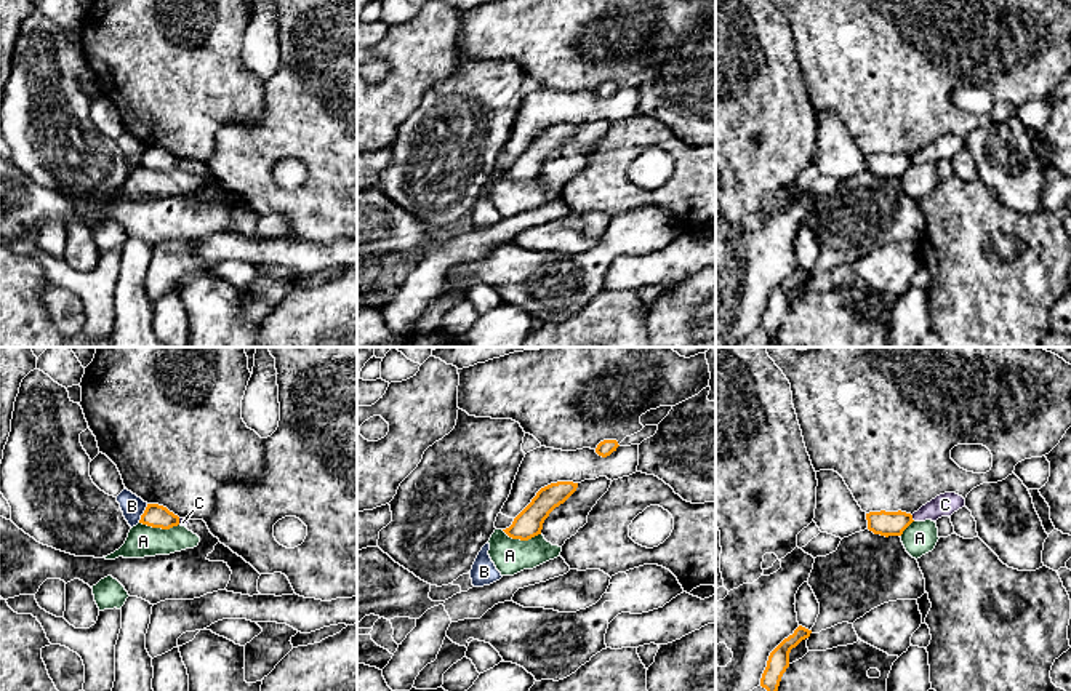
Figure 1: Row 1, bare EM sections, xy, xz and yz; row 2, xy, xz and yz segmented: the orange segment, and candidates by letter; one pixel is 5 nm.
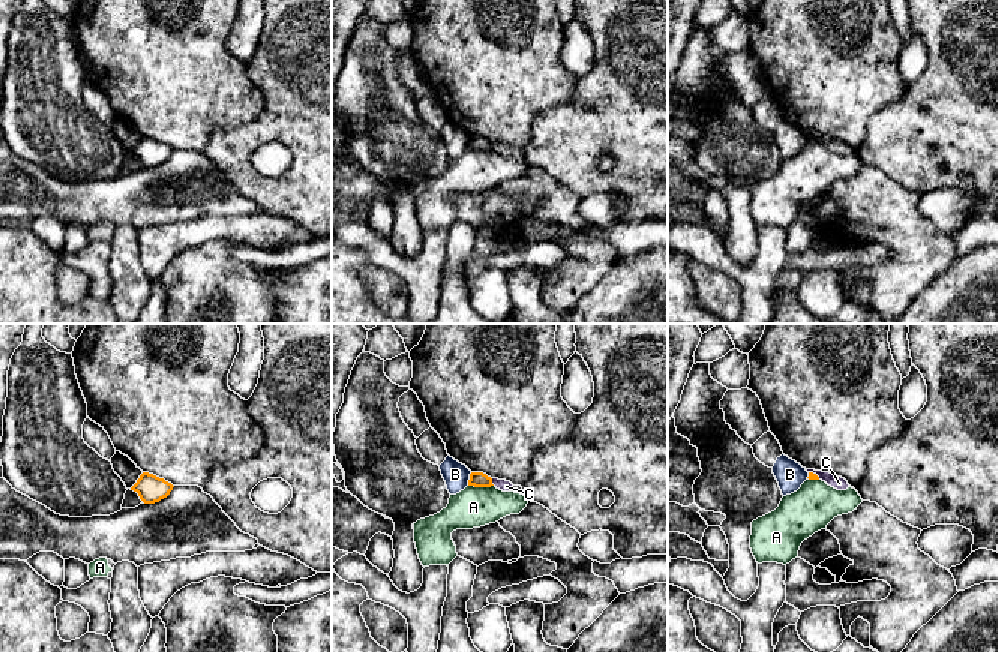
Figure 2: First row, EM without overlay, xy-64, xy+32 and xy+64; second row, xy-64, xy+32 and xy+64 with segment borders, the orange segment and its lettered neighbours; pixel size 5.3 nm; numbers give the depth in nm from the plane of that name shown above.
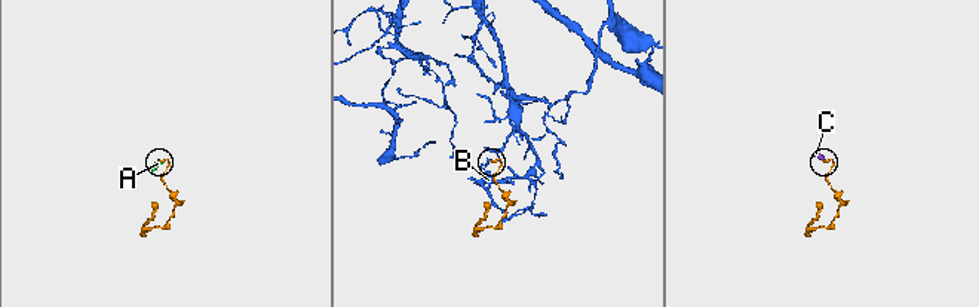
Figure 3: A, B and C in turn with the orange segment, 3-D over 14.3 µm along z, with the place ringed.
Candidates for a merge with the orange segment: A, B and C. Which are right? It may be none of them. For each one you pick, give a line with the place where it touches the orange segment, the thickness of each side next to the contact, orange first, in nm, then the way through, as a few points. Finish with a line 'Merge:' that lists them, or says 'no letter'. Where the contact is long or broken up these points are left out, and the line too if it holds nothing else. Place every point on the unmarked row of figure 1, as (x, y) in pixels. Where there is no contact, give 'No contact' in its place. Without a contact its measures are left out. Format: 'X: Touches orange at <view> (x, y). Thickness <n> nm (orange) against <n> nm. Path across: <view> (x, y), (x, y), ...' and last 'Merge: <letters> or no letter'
Merge: no letter

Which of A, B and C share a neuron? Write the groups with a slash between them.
A C / B

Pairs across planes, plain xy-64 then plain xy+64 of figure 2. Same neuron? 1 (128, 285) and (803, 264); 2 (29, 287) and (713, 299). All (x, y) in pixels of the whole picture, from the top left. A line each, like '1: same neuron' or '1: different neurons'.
1: same neuron
2: different neurons

